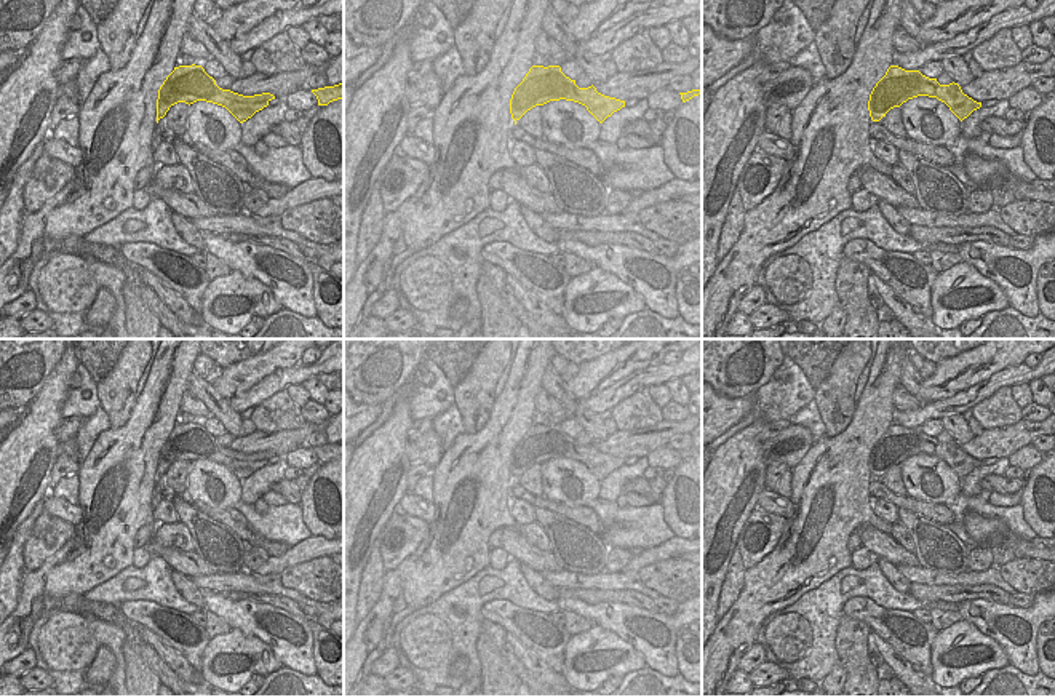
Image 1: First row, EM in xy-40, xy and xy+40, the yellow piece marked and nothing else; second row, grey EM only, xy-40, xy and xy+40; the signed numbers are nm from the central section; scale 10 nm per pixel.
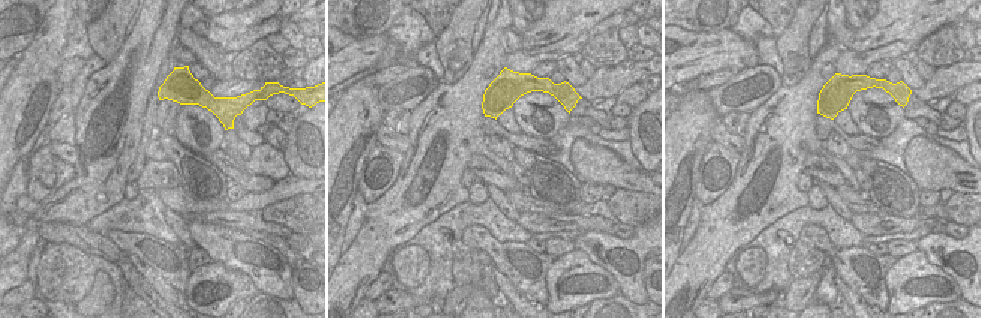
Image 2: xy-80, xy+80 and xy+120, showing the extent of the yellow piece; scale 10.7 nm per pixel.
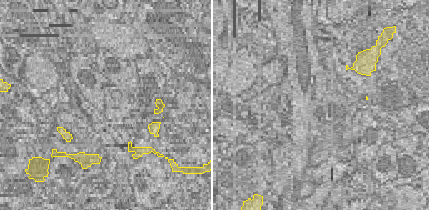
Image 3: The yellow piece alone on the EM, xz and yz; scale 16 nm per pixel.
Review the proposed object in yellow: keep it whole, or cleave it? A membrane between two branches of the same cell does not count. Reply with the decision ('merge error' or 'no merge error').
merge error

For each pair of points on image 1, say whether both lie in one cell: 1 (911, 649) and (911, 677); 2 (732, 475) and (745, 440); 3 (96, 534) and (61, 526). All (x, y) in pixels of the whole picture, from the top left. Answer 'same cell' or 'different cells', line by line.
1: different cells
2: same cell
3: different cells

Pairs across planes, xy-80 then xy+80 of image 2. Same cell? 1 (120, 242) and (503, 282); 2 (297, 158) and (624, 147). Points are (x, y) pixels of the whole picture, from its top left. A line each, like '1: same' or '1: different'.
1: different
2: different

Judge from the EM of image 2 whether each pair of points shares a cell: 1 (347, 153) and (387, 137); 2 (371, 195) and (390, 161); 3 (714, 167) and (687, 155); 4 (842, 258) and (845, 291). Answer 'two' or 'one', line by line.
1: two
2: one
3: two
4: two

